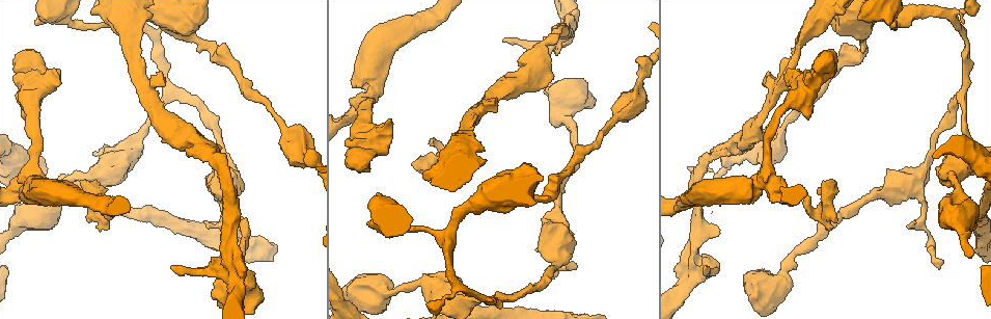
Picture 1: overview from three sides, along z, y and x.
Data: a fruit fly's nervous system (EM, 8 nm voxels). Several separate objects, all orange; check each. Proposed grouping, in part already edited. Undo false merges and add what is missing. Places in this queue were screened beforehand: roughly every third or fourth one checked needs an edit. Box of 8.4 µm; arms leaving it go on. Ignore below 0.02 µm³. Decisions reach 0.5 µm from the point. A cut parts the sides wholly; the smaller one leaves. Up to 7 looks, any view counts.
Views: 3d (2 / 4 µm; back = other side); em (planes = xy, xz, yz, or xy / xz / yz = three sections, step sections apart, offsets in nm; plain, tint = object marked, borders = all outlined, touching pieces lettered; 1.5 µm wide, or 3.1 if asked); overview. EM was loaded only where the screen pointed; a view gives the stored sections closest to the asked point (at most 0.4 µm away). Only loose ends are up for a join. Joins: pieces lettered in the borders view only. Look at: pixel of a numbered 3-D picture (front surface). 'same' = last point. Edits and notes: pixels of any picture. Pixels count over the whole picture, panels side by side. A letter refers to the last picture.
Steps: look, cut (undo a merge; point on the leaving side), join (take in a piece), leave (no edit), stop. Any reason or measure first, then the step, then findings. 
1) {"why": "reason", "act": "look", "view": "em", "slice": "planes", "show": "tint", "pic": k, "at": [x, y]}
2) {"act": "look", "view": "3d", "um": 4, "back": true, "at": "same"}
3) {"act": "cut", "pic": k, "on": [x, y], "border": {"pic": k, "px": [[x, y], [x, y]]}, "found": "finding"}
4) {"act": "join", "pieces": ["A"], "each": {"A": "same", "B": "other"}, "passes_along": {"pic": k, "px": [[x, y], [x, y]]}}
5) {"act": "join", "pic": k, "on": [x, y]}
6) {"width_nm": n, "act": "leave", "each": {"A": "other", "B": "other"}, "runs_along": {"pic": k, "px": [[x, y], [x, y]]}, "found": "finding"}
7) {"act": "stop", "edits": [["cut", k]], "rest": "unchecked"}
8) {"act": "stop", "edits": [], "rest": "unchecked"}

{"why": "abrupt turn", "act": "look", "view": "3d", "um": 4, "back": true, "pic": 1, "at": [367, 95]}

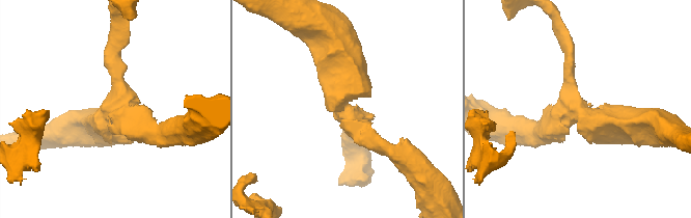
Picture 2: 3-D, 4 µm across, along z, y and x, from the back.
{"arms": 3, "arm_widths_nm": [200, 340, 500], "why": "need the tissue", "act": "look", "view": "em", "slice": "planes", "show": "borders", "pic": 2, "at": [346, 112]}

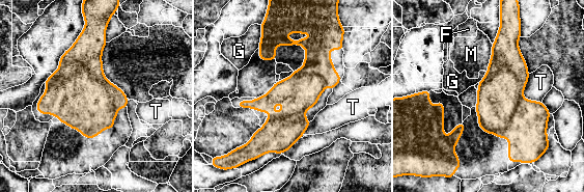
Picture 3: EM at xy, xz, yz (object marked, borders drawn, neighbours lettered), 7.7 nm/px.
{"width_nm": 320, "longest_contact_nm": ["T", 240], "act": "leave", "each": {"F": "other", "G": "other", "M": "other", "T": "other"}, "found": "continuous, no second neuron"}

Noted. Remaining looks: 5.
{"why": "free end", "act": "look", "view": "3d", "um": 2, "pic": 1, "at": [835, 220]}

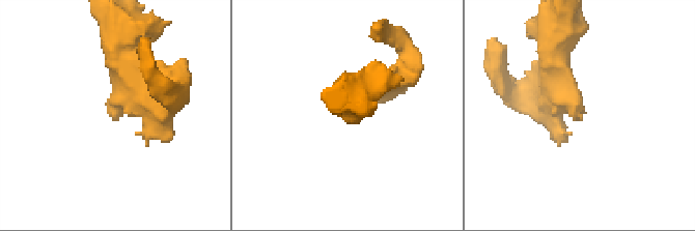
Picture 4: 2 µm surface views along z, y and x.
{"why": "need the tissue", "act": "look", "view": "em", "slice": "planes", "show": "plain", "pic": 4, "at": [115, 117]}

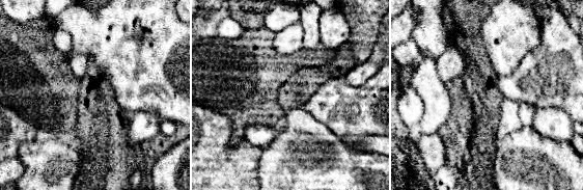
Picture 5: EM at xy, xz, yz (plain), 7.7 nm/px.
{"why": "see the neighbours", "act": "look", "view": "em", "slice": "planes", "show": "borders", "at": "same"}

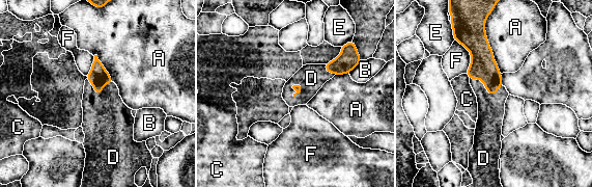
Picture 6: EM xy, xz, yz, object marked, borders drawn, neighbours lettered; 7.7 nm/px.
{"longest_contact_nm": ["A", 440], "act": "join", "pieces": ["D"], "each": {"A": "other", "B": "other", "C": "other", "D": "same", "E": "other", "F": "other"}, "passes_along": {"pic": 6, "px": [[483, 67], [487, 90], [490, 108]]}, "found": "the neuron continues"}

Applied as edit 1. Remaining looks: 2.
{"act": "stop", "edits": [["join", 6]], "rest": "unchecked"}

